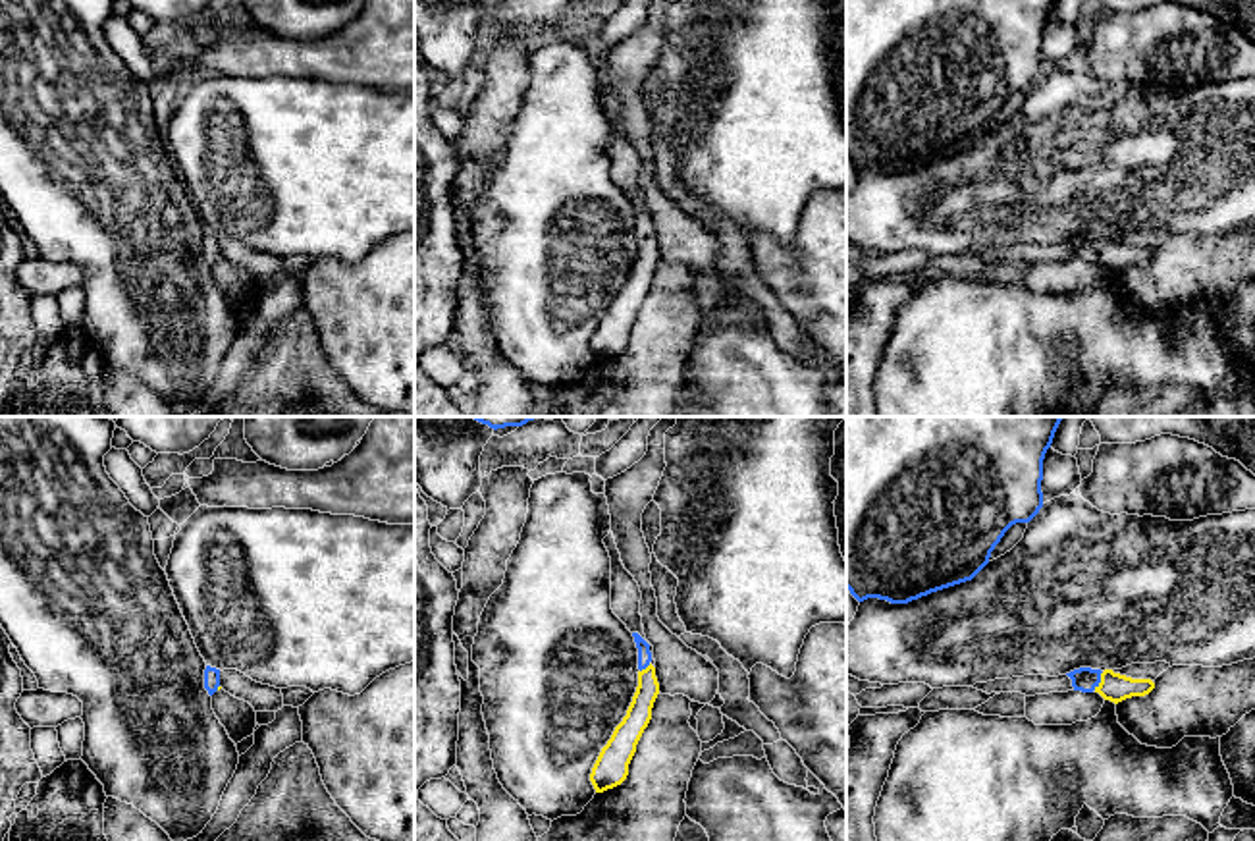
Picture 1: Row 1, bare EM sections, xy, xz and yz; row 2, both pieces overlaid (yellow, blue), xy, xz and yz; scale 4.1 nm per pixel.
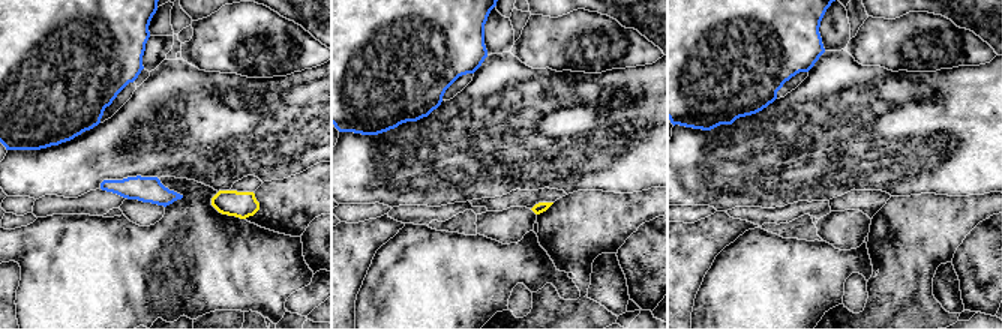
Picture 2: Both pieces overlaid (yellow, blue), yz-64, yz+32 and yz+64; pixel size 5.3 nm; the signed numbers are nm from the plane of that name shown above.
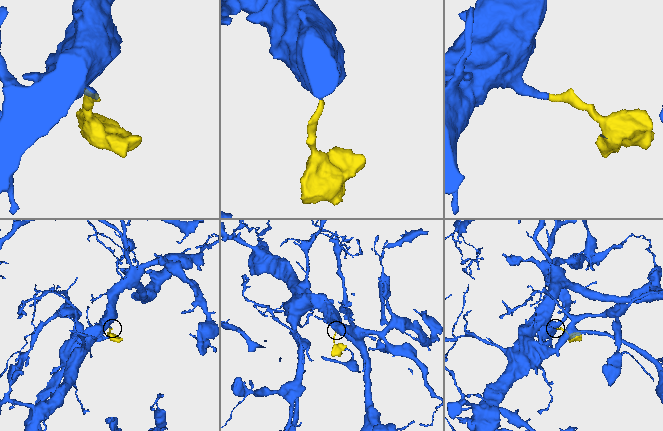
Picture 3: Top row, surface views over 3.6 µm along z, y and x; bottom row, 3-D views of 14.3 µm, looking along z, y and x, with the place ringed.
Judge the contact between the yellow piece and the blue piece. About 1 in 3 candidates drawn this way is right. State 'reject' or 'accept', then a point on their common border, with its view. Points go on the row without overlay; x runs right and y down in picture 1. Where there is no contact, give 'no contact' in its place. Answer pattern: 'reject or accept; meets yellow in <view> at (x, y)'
accept; meets yellow in yz at (1101, 249)

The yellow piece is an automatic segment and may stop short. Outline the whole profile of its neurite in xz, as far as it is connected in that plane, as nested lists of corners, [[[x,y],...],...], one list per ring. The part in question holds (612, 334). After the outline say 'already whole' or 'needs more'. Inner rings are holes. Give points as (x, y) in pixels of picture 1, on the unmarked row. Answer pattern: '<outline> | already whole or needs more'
[[[632,201],[638,216],[638,255],[623,289],[615,295],[611,307],[601,316],[590,349],[596,361],[603,361],[621,353],[628,343],[628,332],[636,320],[636,312],[652,287],[652,276],[659,262],[659,251],[652,230],[650,212]]] | needs more

